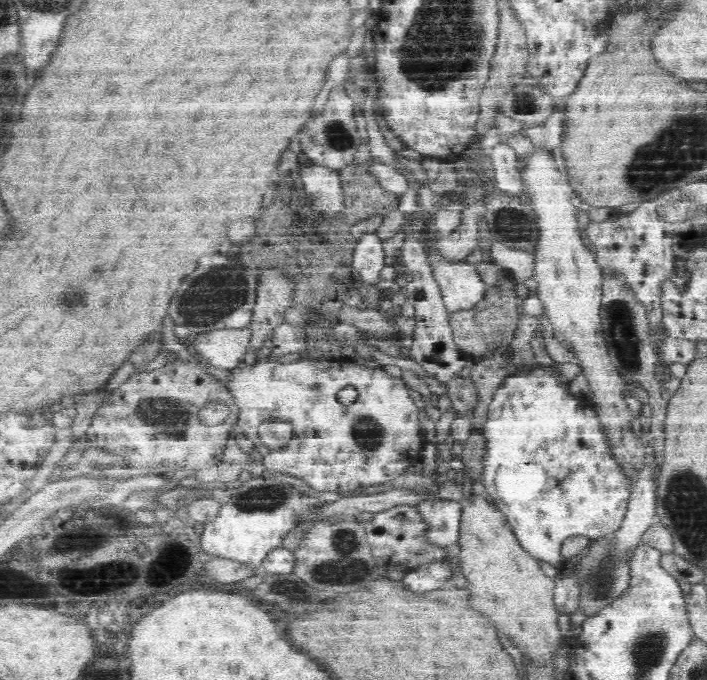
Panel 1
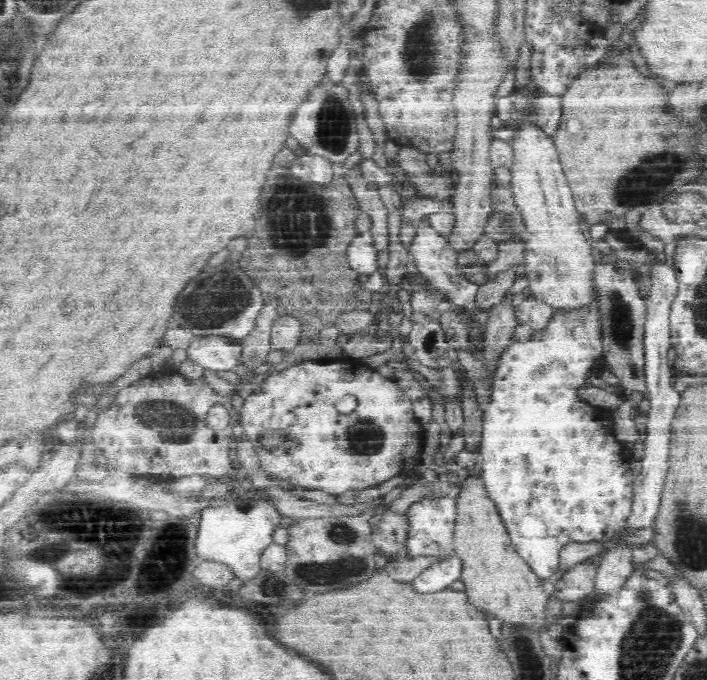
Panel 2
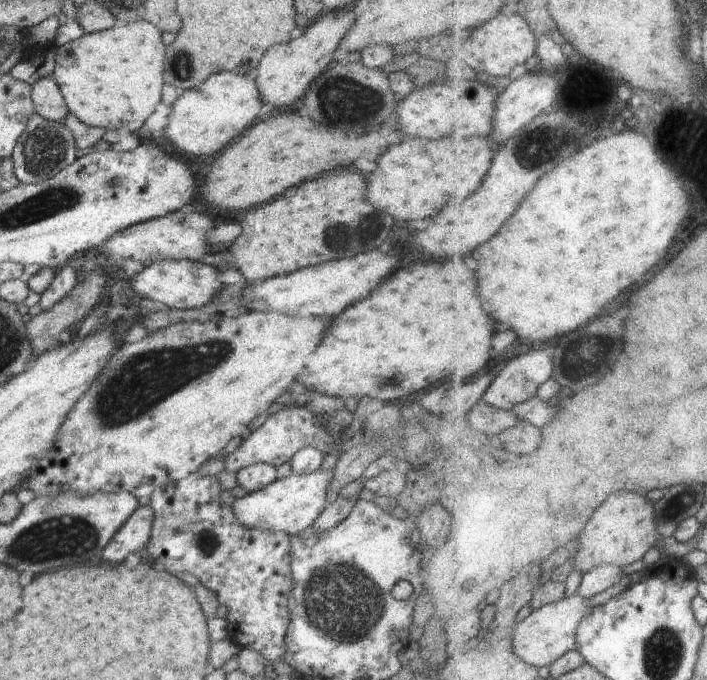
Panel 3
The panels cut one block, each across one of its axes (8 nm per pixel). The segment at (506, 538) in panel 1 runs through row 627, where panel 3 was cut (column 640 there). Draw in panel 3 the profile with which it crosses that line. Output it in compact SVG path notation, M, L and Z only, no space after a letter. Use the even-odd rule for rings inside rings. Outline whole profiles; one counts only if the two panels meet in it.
M616 494L614 498L606 500L606 506L596 510L590 526L586 526L586 534L582 534L582 546L578 552L578 564L584 572L604 562L625 567L642 560L654 546L661 543L654 502L640 494Z

